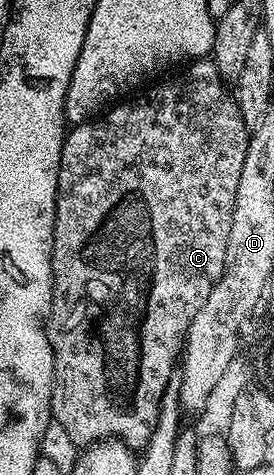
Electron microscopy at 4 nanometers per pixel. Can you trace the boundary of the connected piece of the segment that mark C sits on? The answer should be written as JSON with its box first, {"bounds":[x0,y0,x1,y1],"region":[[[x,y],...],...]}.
{"bounds":[46,59,249,451],"region":[[[196,59],[184,69],[187,70],[180,77],[149,90],[136,101],[124,100],[112,104],[102,115],[74,126],[63,138],[51,252],[51,312],[46,327],[55,360],[51,415],[57,423],[61,423],[61,427],[65,427],[69,439],[73,439],[73,443],[80,447],[93,445],[97,441],[118,439],[133,451],[147,448],[153,429],[157,427],[159,400],[165,395],[168,383],[176,376],[189,323],[193,323],[193,315],[197,315],[205,299],[209,299],[209,291],[213,291],[225,267],[231,212],[237,199],[237,183],[241,183],[241,167],[245,167],[249,130],[245,119],[241,119],[241,111],[232,90],[225,84],[211,59]]]}

